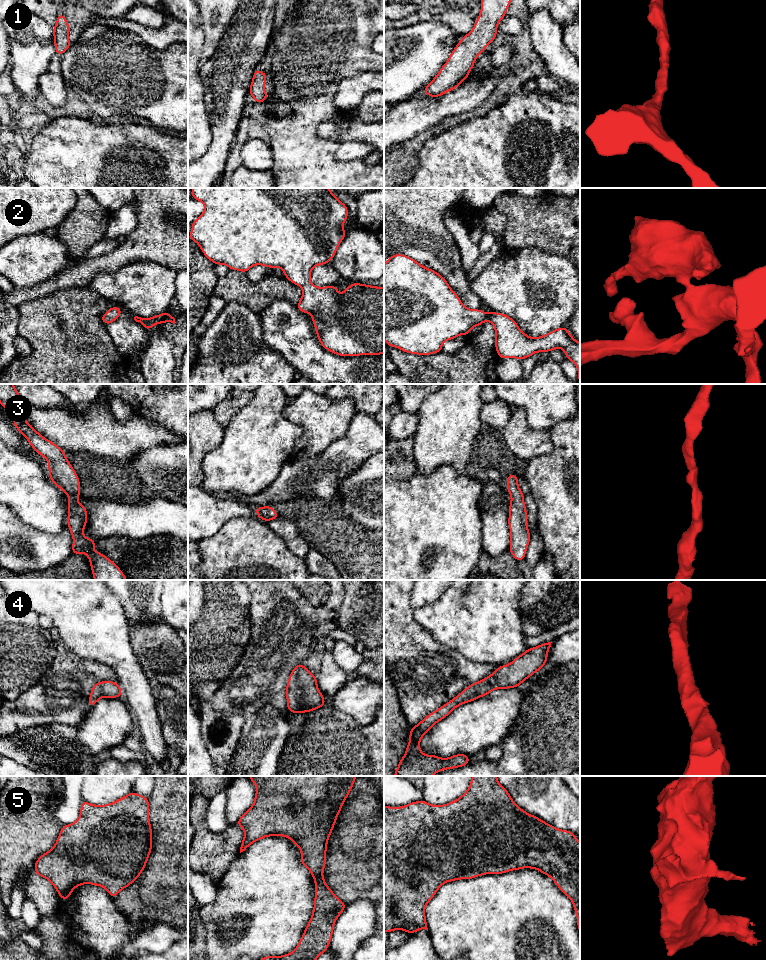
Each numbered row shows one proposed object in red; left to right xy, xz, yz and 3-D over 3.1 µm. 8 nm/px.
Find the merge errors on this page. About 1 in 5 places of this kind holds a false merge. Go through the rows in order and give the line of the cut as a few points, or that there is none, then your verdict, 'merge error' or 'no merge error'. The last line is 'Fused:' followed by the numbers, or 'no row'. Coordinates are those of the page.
1: no cut | no merge error
2: no cut | no merge error
3: no cut | no merge error
4: no cut | no merge error
5: no cut | no merge error
Fused: no row

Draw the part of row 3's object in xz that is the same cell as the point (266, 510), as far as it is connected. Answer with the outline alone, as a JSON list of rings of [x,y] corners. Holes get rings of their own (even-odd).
[[[272,506],[256,507],[254,509],[257,516],[266,522],[279,517],[278,513],[273,509]]]

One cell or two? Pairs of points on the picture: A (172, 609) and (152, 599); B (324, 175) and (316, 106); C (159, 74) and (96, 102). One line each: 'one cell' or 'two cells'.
A: two cells
B: one cell
C: one cell

